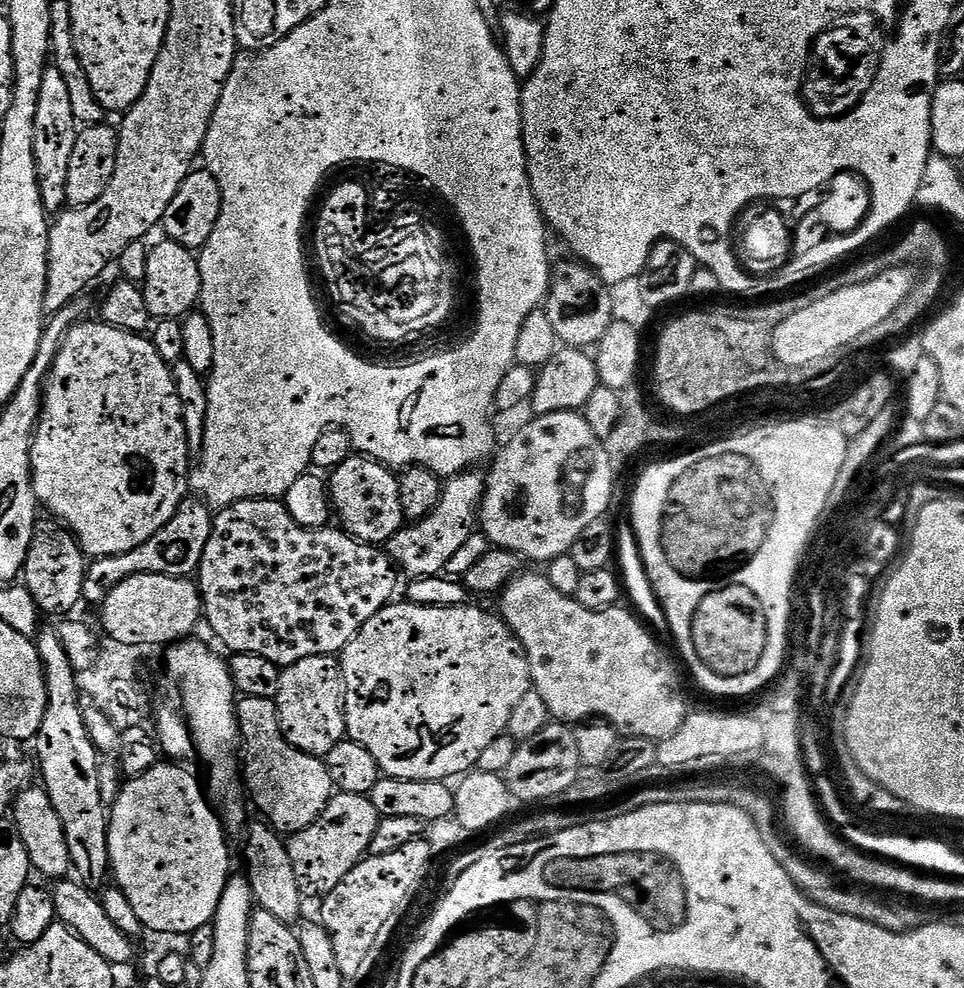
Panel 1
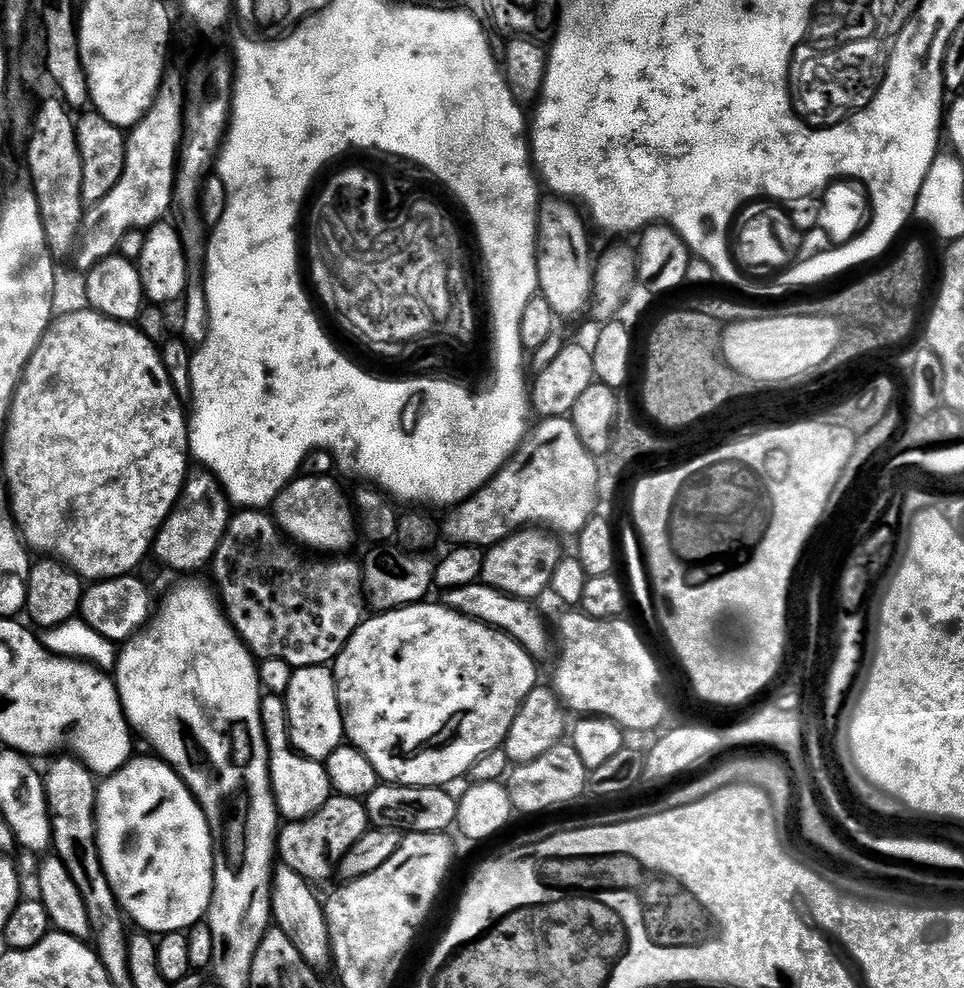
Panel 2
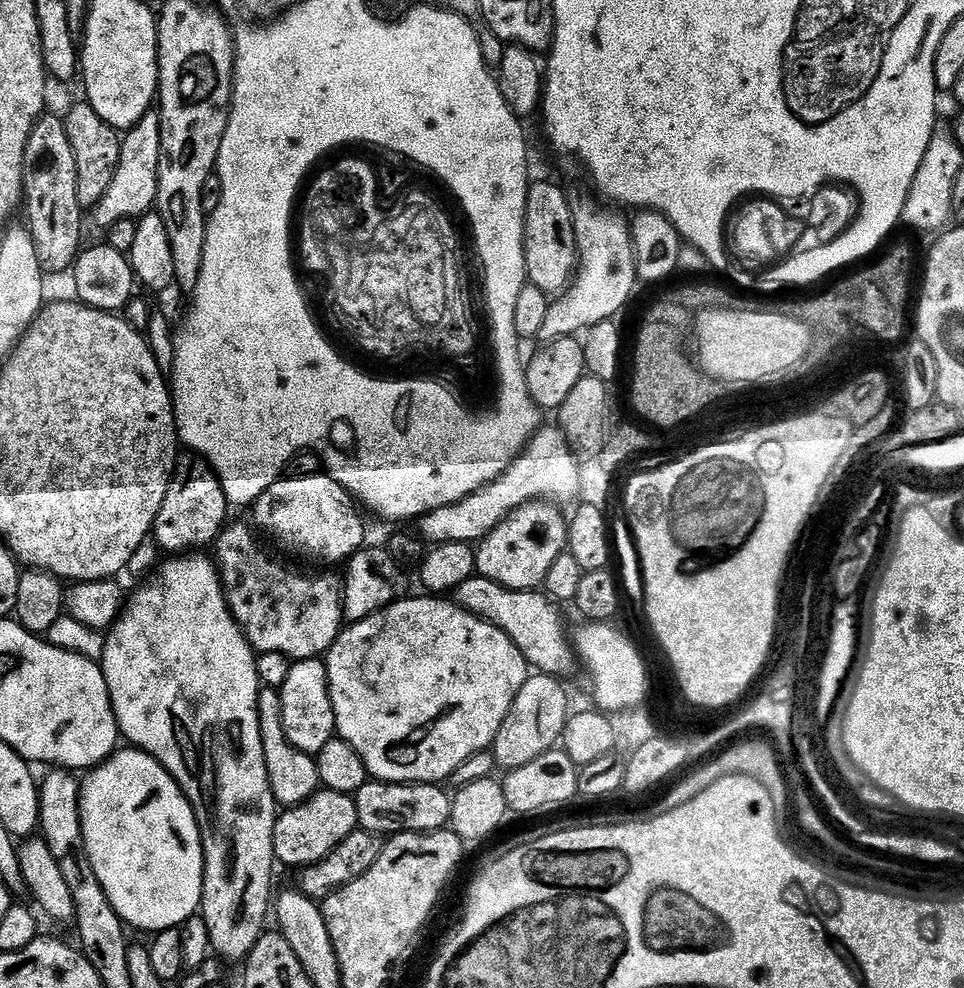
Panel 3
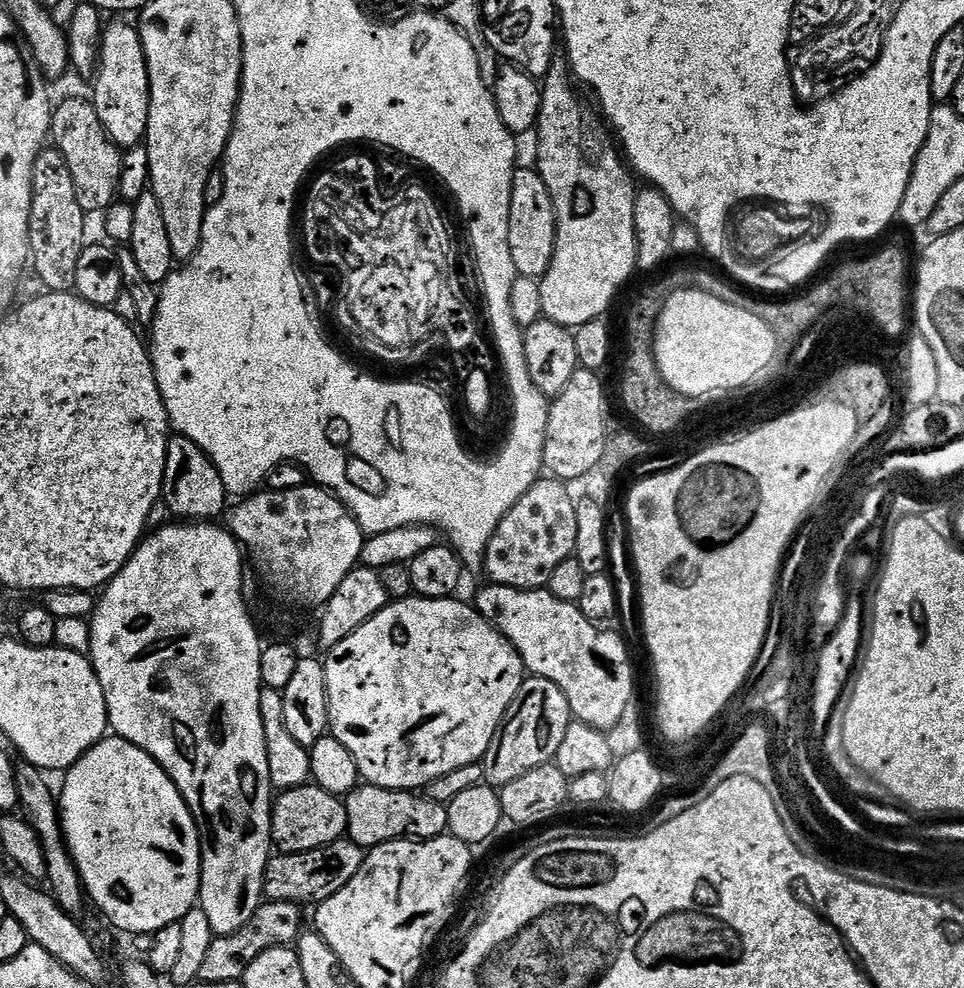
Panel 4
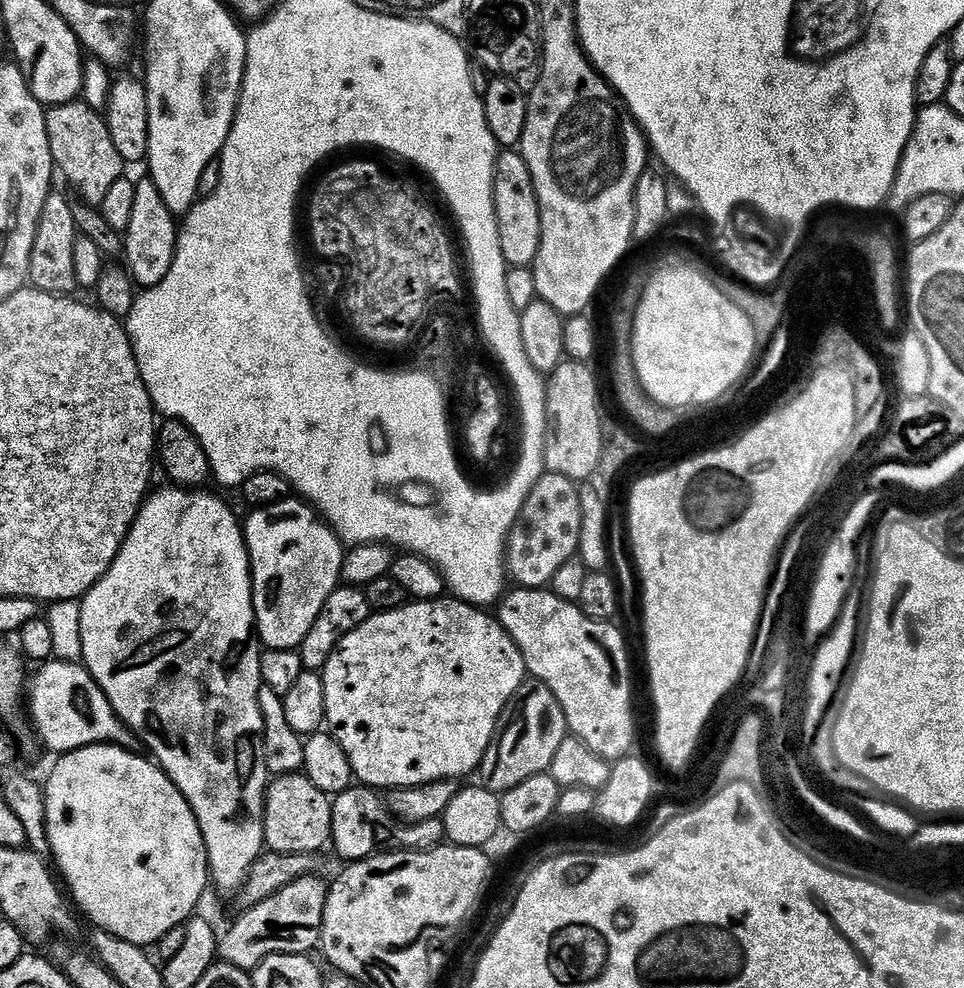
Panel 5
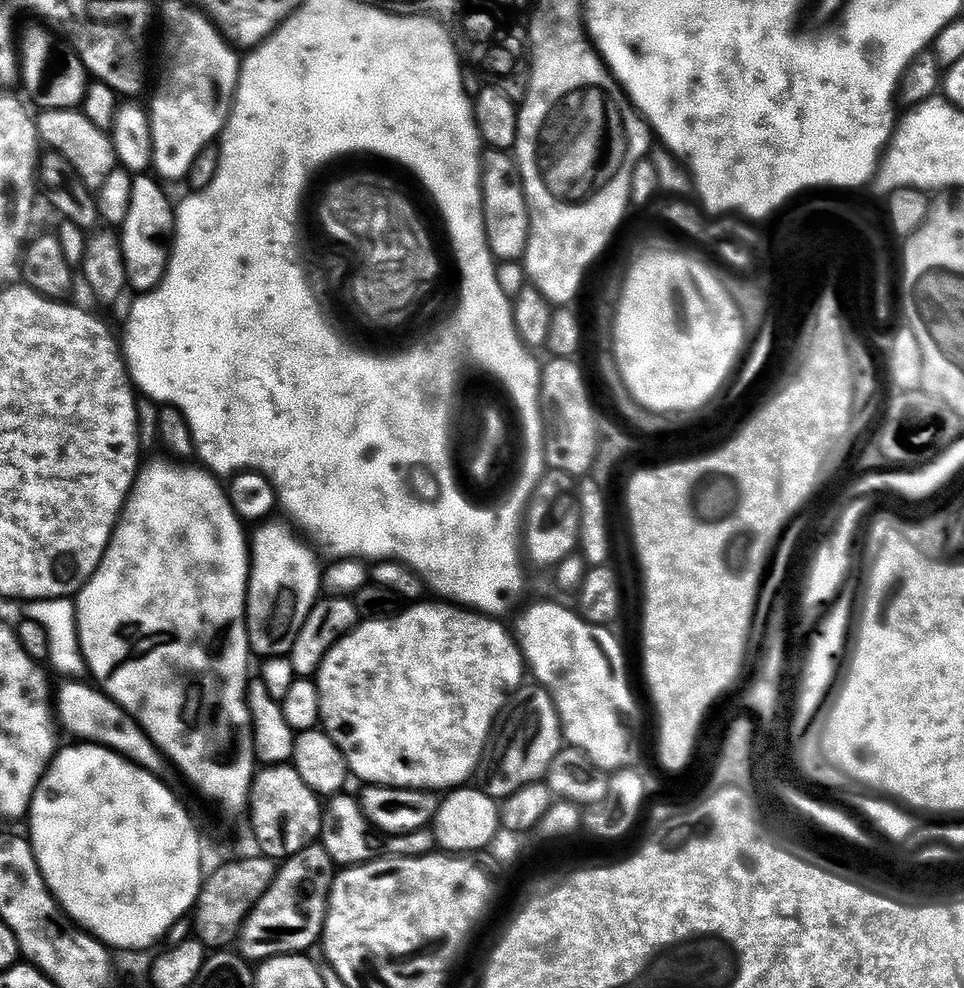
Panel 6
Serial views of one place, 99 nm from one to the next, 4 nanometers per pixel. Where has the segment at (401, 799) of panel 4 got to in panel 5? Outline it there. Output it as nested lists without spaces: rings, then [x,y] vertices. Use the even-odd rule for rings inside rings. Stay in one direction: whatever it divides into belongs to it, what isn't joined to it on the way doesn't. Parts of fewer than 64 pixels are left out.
[[[367,786],[347,788],[332,800],[330,848],[341,861],[342,859],[344,862],[365,860],[379,853],[393,850],[435,848],[445,843],[445,840],[443,819],[422,820],[417,824],[398,820],[384,805],[381,793]]]

